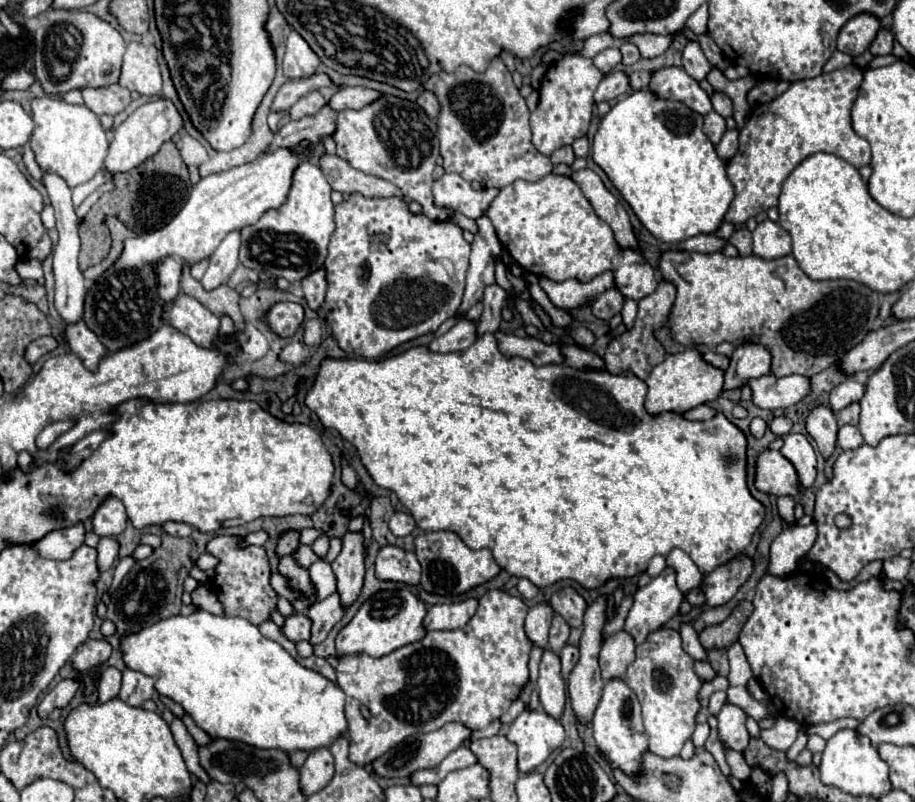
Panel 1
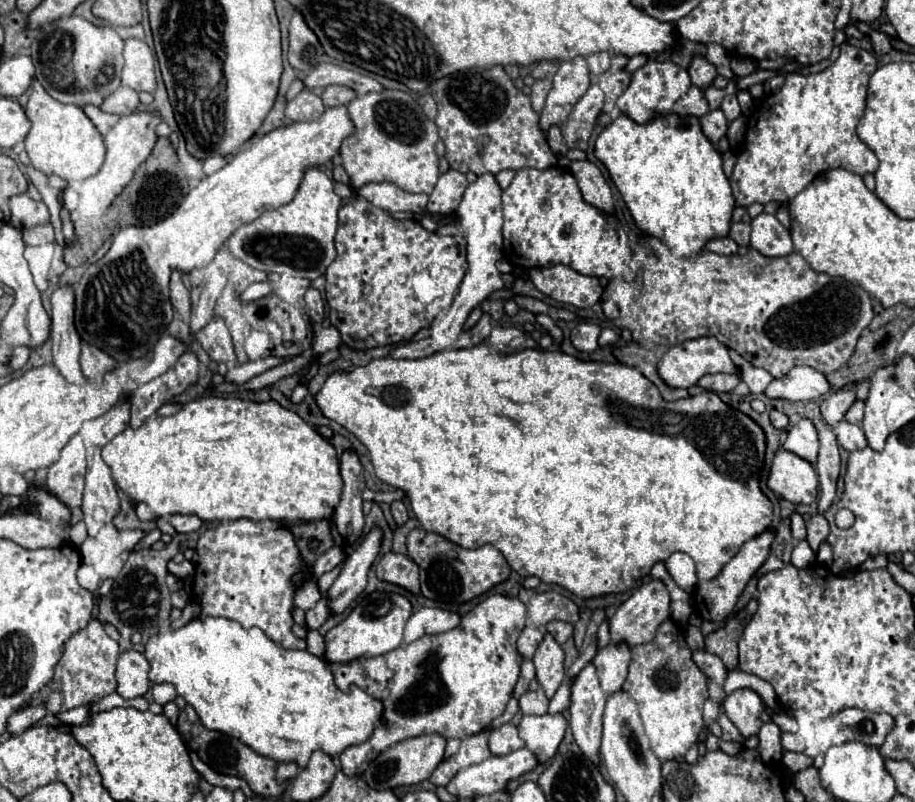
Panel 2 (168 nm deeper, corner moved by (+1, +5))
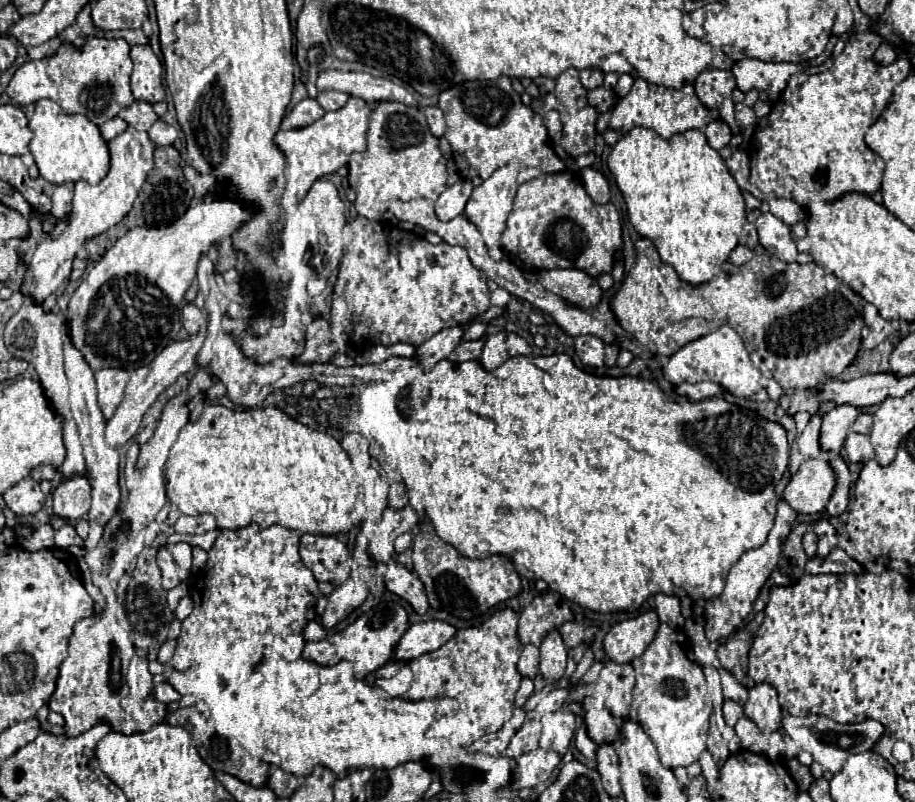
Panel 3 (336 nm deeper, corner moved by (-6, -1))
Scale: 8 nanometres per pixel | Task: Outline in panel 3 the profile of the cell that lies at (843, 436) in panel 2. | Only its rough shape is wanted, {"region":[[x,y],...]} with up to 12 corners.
{"region":[[849,434],[845,450],[855,464],[875,458],[869,436]]}

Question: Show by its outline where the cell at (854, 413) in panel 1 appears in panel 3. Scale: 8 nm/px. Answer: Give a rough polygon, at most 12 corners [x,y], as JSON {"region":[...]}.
{"region":[[859,414],[851,432],[869,434],[873,426],[871,414]]}

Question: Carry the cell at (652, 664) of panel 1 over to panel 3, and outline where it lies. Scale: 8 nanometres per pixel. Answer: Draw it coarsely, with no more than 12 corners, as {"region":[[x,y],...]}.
{"region":[[661,624],[629,720],[669,770],[705,750],[711,692],[683,631]]}

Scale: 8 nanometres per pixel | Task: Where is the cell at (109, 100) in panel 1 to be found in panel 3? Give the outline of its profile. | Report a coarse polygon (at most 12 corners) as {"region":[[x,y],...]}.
{"region":[[133,102],[119,118],[135,130],[157,122],[153,106]]}

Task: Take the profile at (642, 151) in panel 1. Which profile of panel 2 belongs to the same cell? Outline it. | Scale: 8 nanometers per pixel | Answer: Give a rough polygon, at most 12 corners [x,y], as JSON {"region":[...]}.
{"region":[[620,114],[596,138],[636,224],[674,256],[728,234],[696,116]]}

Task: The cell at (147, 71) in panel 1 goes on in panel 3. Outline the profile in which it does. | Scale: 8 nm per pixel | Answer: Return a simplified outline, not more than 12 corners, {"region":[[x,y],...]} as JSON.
{"region":[[131,46],[131,94],[161,102],[163,68],[149,46]]}

